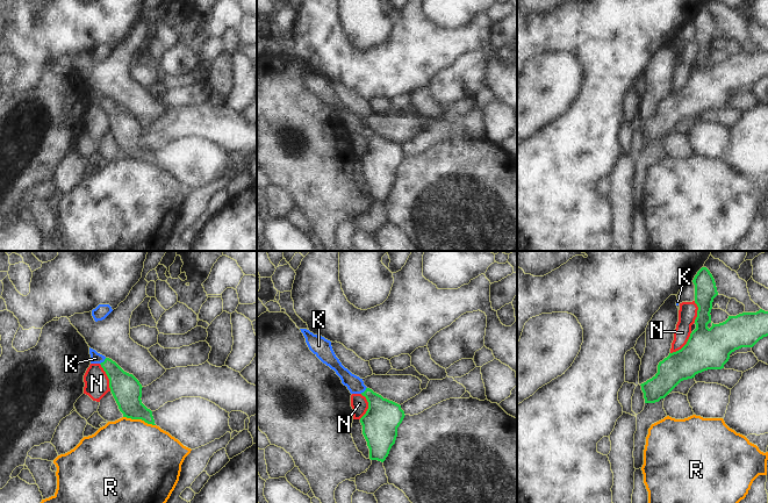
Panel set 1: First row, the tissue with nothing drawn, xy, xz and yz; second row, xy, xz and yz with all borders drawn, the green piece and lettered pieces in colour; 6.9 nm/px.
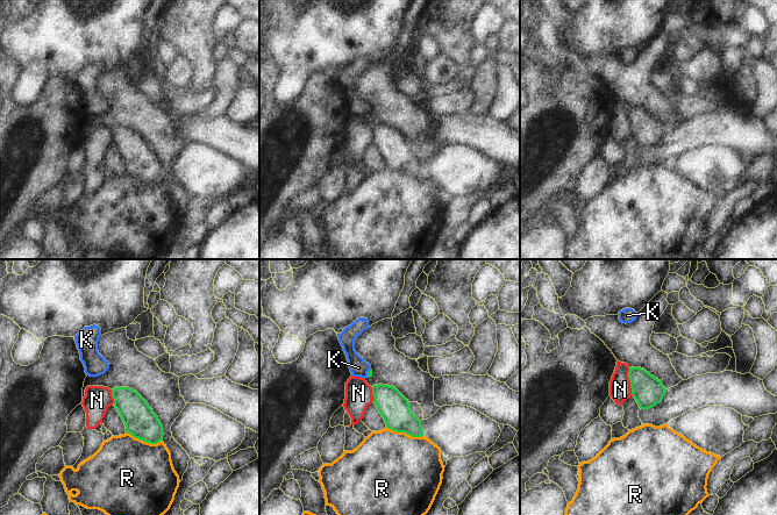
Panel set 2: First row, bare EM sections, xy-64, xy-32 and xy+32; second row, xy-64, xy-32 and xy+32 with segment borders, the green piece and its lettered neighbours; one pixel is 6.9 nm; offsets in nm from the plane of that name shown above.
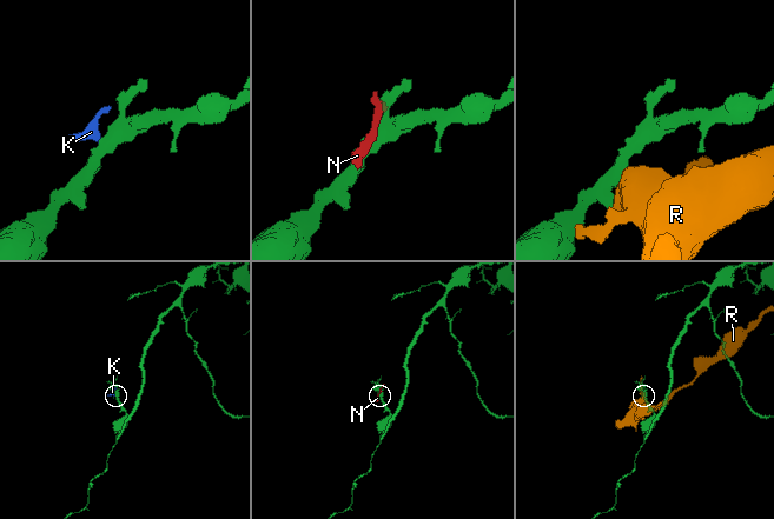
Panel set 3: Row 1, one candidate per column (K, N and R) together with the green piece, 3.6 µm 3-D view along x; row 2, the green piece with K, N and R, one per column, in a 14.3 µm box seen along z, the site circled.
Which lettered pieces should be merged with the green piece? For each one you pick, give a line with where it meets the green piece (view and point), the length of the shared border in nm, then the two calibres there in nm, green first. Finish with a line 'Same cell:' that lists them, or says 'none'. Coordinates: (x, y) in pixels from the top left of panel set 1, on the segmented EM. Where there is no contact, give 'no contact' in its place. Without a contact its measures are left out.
K: meets green in xy at (103, 361); contact 60 nm long; 200 nm thick on the green side, 80 nm on the other
Same cell: K

